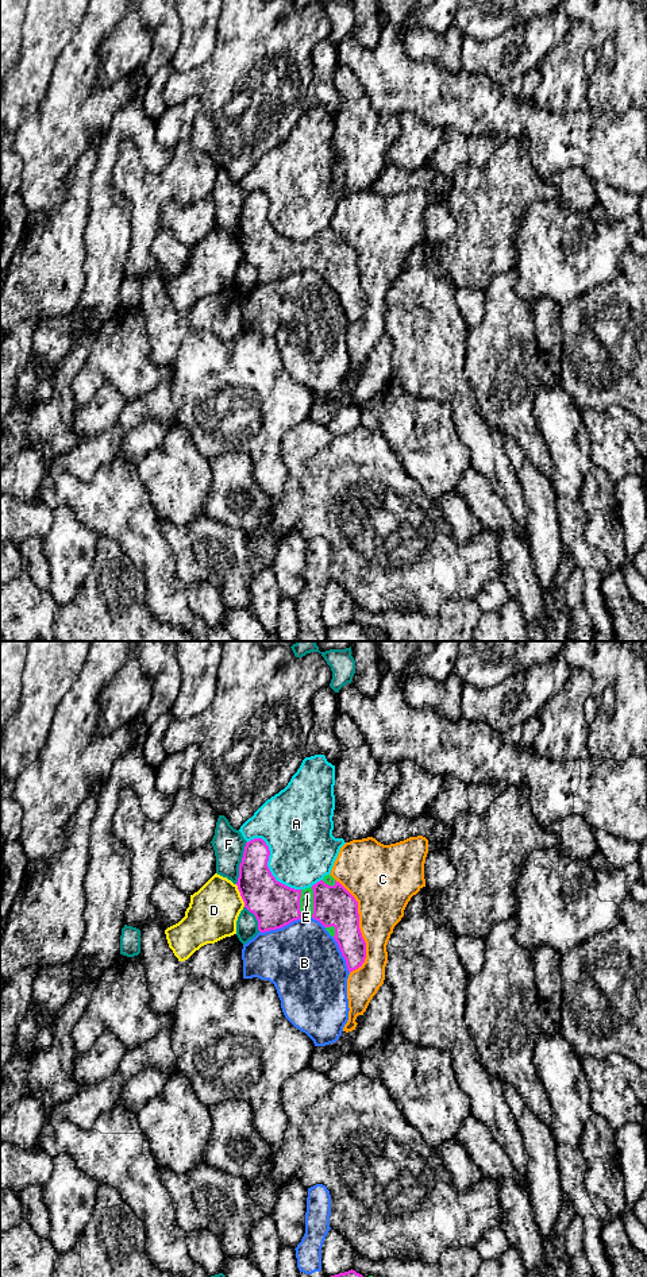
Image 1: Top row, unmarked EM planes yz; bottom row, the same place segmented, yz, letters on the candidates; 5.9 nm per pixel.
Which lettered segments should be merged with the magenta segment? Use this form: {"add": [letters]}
{"add": ["E"]}

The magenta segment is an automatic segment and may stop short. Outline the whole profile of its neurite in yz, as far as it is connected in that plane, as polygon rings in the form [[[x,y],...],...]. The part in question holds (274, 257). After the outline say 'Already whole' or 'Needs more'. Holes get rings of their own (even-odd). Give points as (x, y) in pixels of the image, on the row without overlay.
[[[262,190],[246,194],[236,235],[244,259],[258,273],[258,282],[265,285],[297,271],[313,270],[338,294],[348,324],[362,319],[366,294],[355,250],[331,227],[305,242],[290,240],[271,227],[269,208]]]. Needs more

